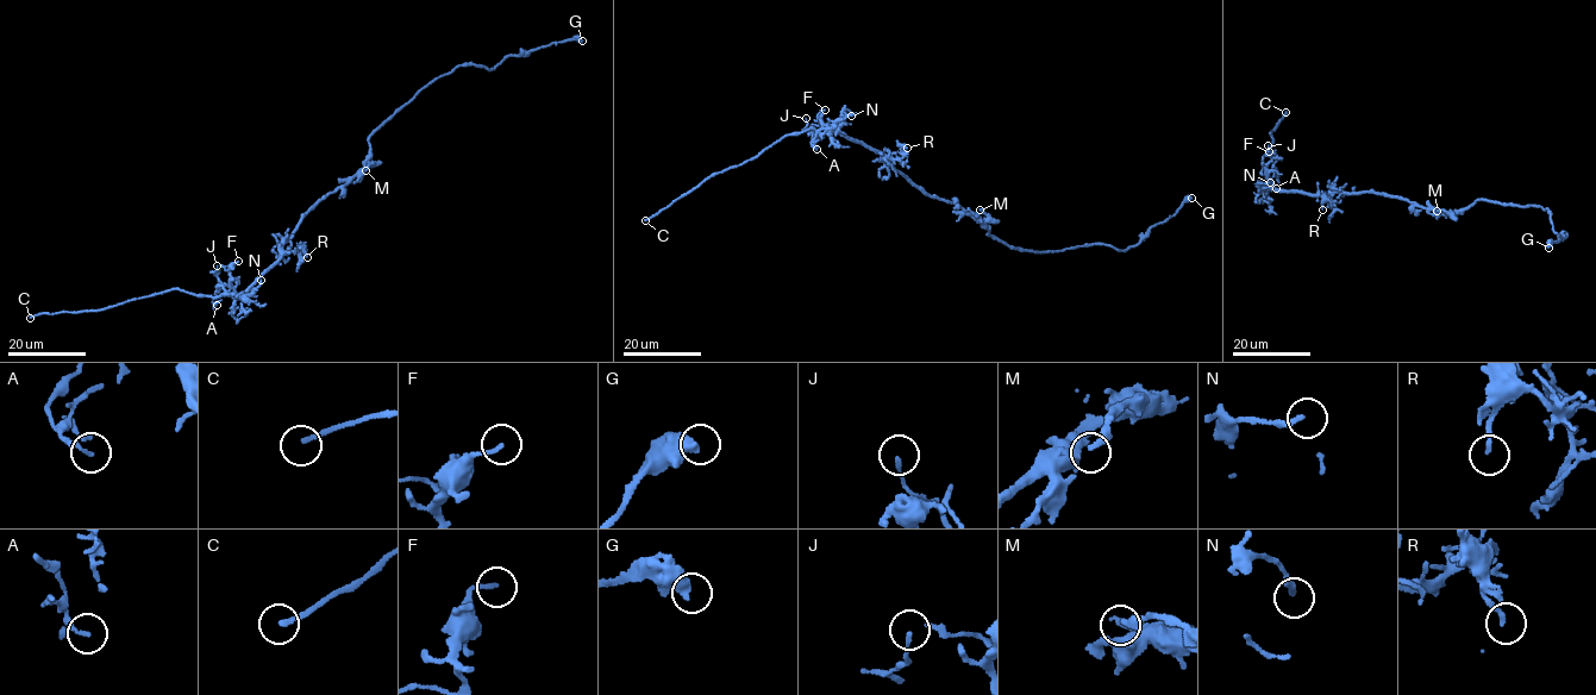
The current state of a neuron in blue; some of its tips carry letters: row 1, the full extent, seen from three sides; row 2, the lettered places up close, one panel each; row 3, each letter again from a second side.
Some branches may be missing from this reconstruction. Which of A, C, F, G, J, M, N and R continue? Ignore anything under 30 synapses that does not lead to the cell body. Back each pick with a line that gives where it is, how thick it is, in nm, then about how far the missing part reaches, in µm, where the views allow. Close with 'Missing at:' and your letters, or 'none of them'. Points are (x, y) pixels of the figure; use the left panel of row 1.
C: place (30, 318); calibre 170 nm; missing 10 µm
Missing at: C

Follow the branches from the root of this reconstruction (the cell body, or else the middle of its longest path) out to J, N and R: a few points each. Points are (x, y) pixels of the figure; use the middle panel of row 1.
J: (927, 193), (864, 144), (832, 130), (809, 133), (806, 118)
N: (927, 193), (884, 162), (883, 156), (838, 130), (837, 124), (845, 110), (851, 116)
R: (927, 193), (884, 162), (902, 158), (900, 149), (907, 148)

